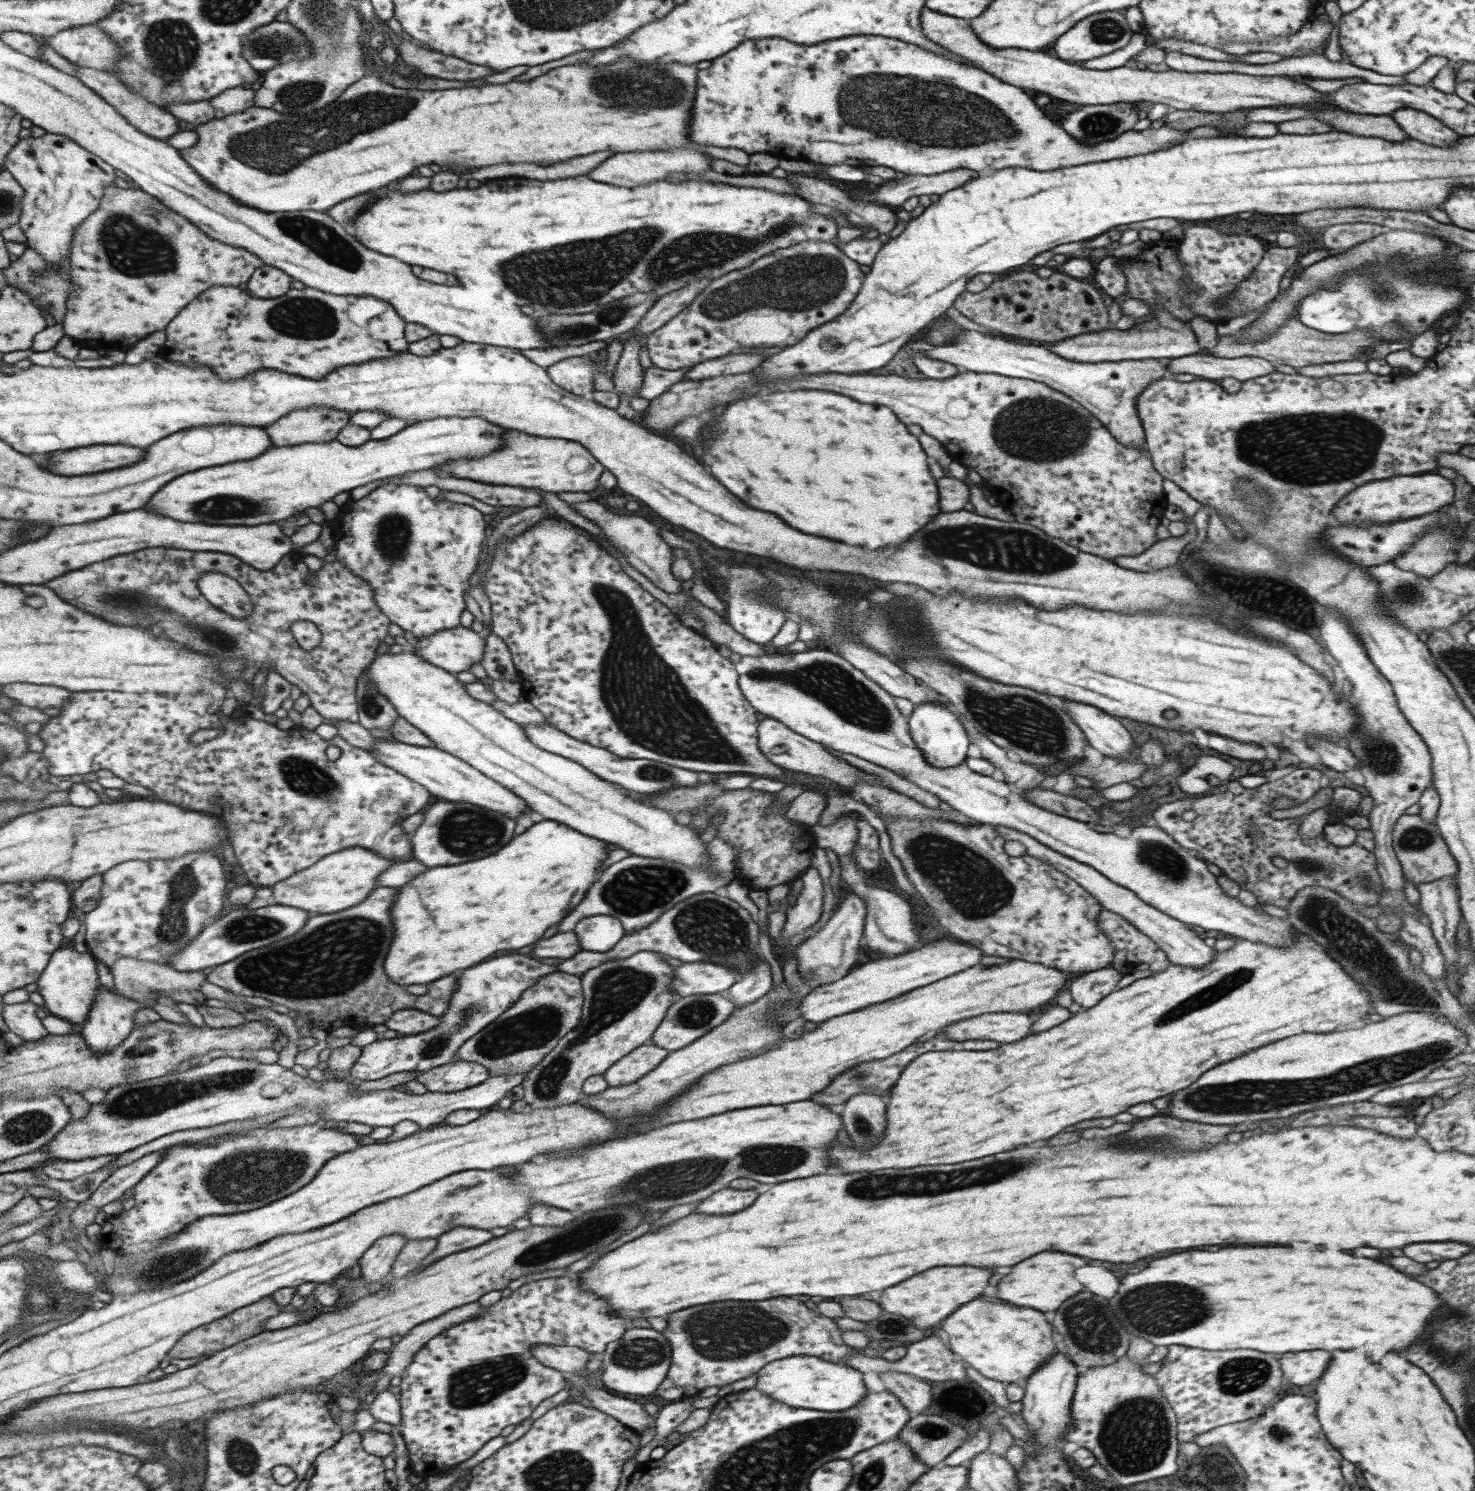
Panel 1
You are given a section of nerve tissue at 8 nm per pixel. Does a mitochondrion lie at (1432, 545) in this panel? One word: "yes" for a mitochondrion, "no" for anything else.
yes

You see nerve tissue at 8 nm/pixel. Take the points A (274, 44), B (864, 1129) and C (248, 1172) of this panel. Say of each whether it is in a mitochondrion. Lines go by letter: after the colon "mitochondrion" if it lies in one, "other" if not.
A: mitochondrion
B: mitochondrion
C: mitochondrion

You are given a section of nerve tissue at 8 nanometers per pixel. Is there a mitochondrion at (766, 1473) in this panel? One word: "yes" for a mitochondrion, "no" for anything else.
yes

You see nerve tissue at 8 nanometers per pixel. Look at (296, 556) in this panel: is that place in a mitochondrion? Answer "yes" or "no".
no

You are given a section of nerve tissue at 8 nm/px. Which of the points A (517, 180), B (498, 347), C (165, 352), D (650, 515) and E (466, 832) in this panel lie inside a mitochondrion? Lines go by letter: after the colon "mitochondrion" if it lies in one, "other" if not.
A: other
B: other
C: other
D: other
E: mitochondrion

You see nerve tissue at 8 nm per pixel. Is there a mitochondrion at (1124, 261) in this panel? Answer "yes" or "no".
no

